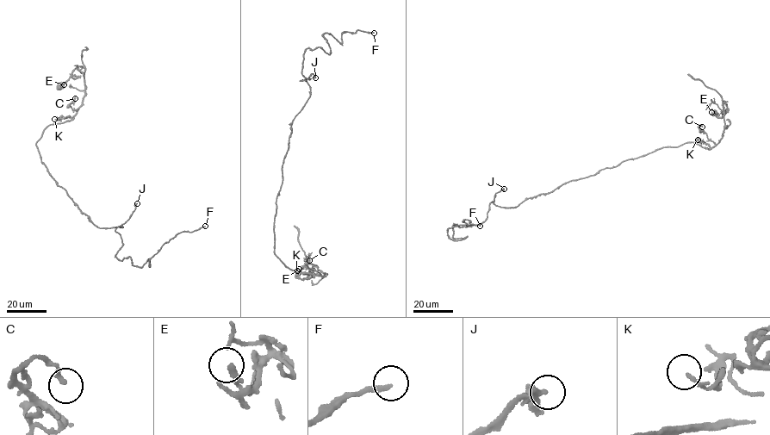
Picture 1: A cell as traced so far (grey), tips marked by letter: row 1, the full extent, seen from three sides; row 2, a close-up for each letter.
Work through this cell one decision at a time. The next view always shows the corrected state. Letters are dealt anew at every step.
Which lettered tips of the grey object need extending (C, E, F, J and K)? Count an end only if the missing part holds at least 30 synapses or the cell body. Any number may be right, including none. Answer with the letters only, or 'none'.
F, J

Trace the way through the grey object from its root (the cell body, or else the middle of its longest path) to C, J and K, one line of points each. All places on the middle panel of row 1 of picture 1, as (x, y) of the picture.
C: (287, 150), (276, 198), (274, 252), (290, 269), (321, 276), (308, 267), (307, 256), (309, 260)
J: (287, 150), (291, 122), (310, 96), (310, 87), (306, 79), (312, 73), (315, 77)
K: (287, 150), (282, 166), (282, 183), (276, 198), (274, 252), (290, 269), (317, 275), (305, 275), (297, 270)

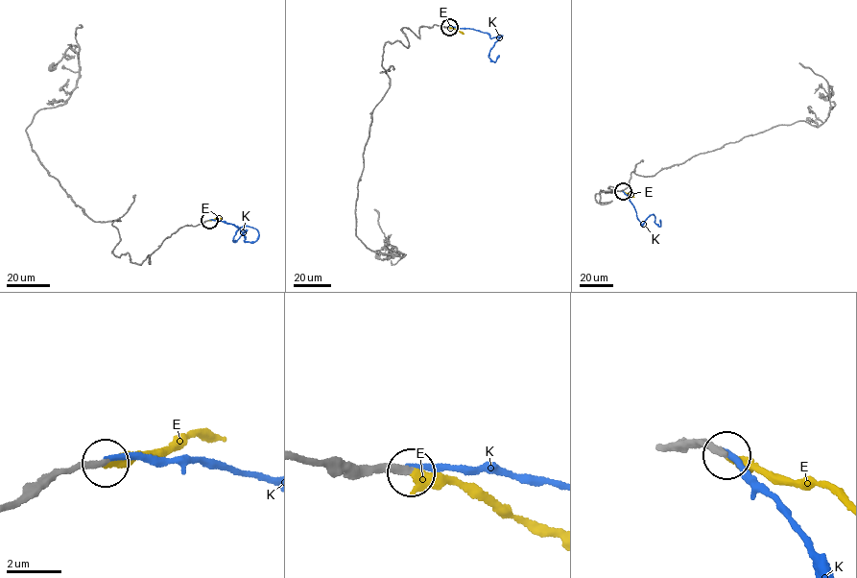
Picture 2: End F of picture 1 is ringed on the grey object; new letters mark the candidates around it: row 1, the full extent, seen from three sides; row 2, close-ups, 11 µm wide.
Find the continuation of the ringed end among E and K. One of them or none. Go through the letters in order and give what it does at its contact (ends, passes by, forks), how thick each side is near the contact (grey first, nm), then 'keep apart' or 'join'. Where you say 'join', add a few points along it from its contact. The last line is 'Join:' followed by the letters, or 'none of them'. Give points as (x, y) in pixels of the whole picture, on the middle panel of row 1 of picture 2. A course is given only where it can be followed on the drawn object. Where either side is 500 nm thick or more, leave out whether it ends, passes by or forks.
E: it ends | 260/380 nm | join | via (449, 27), (464, 34)
K: it ends | 280/220 nm | keep apart
Join: E

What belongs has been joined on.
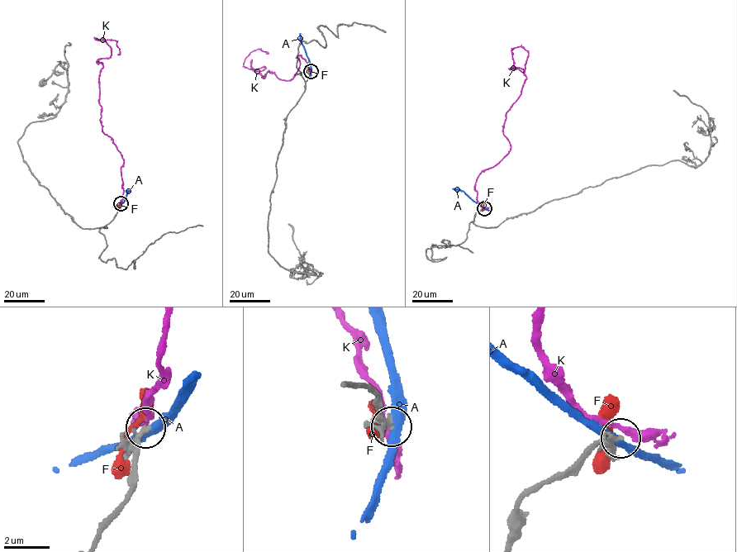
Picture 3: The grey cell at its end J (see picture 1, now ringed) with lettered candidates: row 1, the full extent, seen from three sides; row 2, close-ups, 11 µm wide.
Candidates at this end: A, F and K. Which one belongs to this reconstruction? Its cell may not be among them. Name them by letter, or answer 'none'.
none

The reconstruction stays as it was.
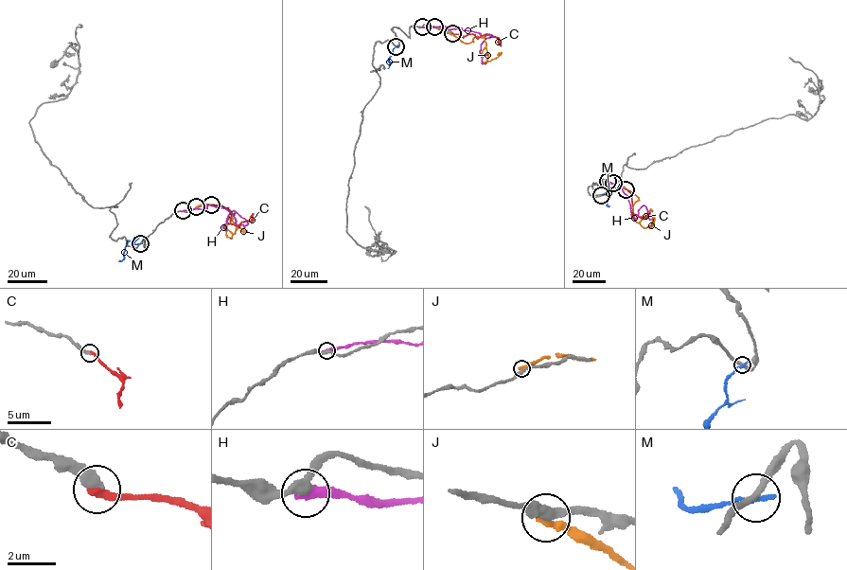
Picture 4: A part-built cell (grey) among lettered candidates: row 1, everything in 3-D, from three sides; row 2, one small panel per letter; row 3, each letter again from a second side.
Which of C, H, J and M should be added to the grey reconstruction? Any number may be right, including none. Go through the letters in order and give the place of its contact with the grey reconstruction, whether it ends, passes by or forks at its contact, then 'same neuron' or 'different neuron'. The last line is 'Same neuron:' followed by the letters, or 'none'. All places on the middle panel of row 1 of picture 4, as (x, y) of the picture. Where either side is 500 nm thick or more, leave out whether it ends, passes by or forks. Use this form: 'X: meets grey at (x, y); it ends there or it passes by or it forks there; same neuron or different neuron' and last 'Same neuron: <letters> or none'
C: meets grey at (452, 33); it ends there; same neuron
H: meets grey at (422, 26); it ends there; different neuron
J: meets grey at (434, 26); it ends there; different neuron
M: meets grey at (396, 46); it ends there; different neuron
Same neuron: C

